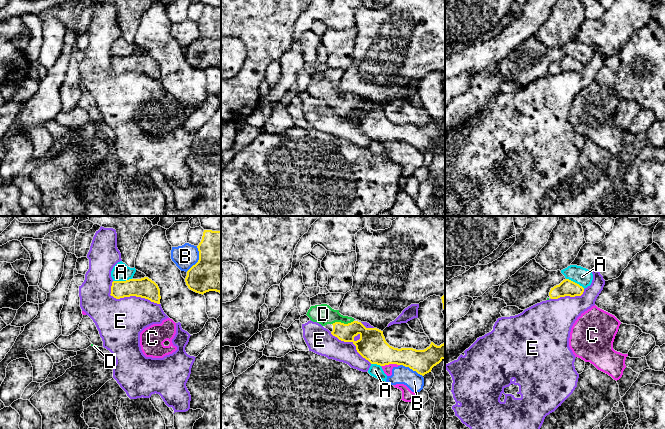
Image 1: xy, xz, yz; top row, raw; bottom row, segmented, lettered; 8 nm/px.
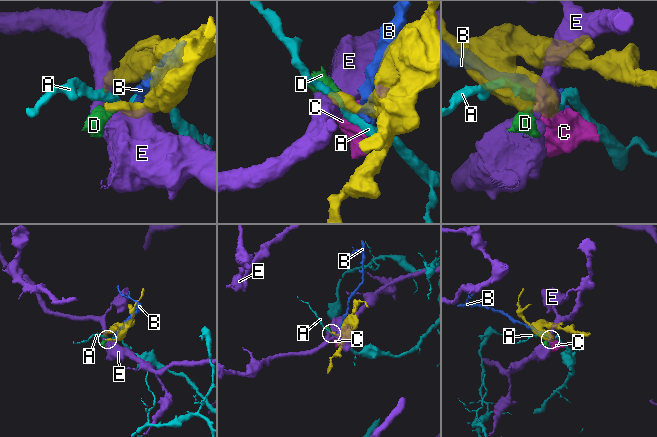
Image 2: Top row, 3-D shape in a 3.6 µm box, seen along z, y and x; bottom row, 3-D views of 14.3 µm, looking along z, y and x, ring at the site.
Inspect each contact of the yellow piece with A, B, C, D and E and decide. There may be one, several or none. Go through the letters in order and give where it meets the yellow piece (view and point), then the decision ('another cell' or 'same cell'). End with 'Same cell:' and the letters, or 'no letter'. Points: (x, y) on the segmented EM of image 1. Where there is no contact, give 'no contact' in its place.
A: meets yellow in xy at (122, 281); another cell
B: meets yellow in xy at (199, 259); another cell
C: meets yellow in xz at (390, 363); another cell
D: meets yellow in xz at (342, 323); same cell
E: meets yellow in xz at (353, 343); another cell
Same cell: D

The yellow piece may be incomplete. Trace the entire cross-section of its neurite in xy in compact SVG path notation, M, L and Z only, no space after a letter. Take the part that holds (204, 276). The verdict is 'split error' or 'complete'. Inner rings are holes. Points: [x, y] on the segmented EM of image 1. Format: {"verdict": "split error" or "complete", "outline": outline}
{"verdict": "complete", "outline": "M204 230L197 248L199 260L187 271L186 285L202 295L209 291L221 294L221 231Z"}

